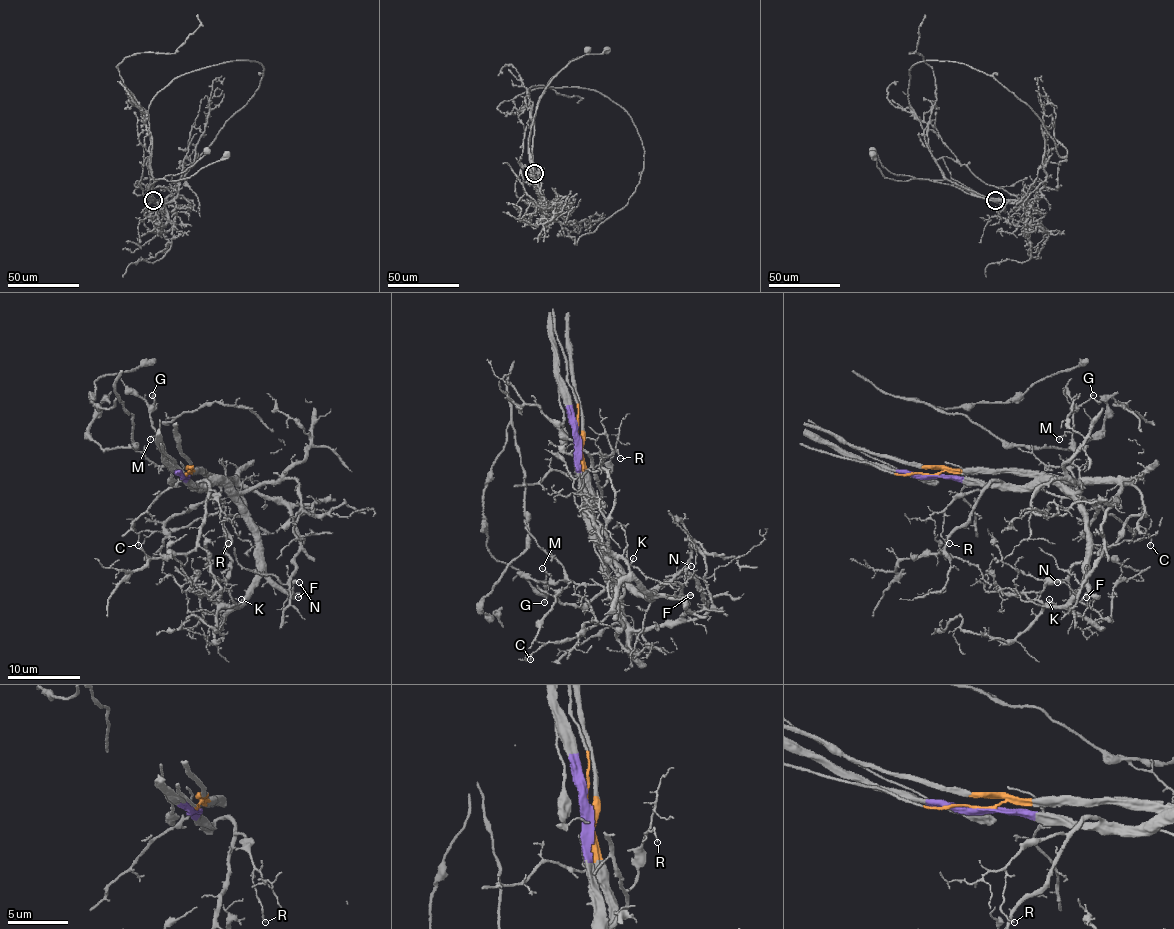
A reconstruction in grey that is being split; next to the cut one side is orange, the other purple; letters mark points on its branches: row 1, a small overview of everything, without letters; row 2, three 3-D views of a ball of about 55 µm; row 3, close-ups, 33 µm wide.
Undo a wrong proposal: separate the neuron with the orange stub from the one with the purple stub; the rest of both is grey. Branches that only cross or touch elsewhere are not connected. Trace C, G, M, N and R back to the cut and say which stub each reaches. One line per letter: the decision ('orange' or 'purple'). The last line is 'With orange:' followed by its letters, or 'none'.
C: purple
G: orange
M: orange
N: orange
R: purple
With orange: G, M, N

